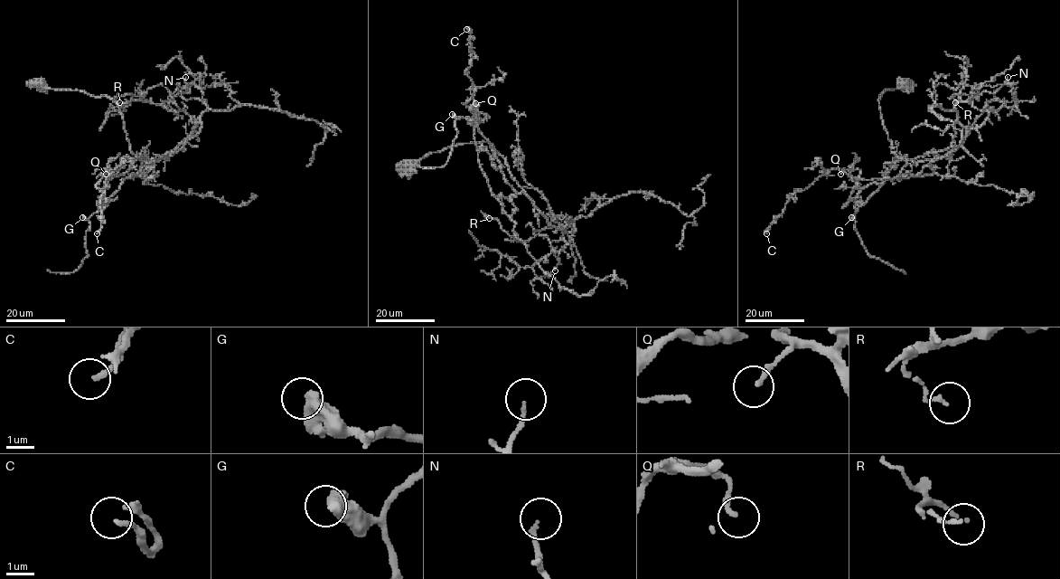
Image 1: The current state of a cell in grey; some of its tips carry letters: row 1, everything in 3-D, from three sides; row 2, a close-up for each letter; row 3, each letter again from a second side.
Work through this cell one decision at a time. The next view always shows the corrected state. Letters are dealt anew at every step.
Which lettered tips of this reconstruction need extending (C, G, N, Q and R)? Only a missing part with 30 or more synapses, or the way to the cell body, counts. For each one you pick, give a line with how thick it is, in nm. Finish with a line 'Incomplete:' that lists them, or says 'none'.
Incomplete: none

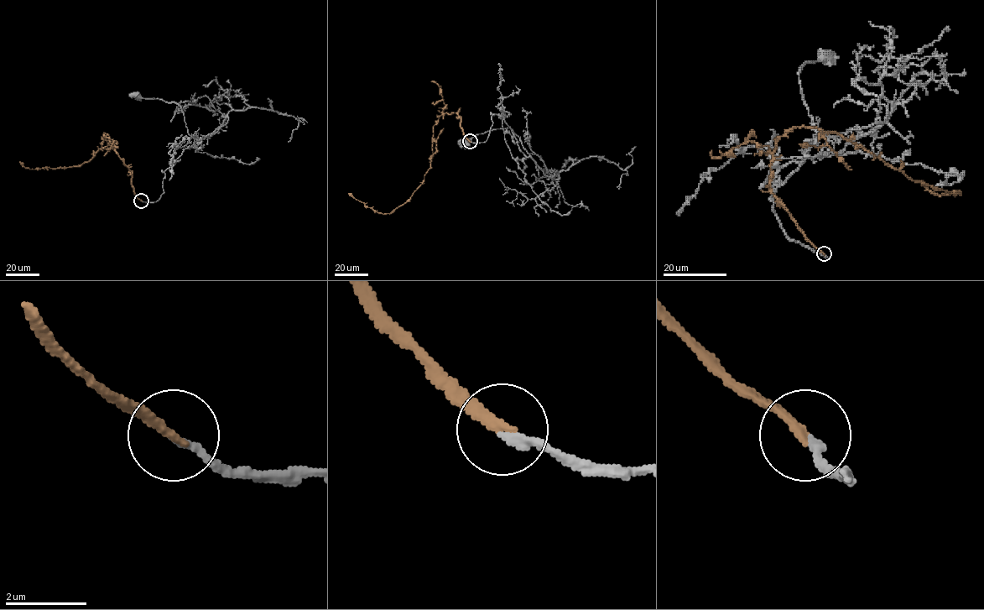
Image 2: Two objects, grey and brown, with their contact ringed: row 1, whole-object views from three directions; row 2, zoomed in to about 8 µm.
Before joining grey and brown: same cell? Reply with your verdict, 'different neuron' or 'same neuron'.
same neuron

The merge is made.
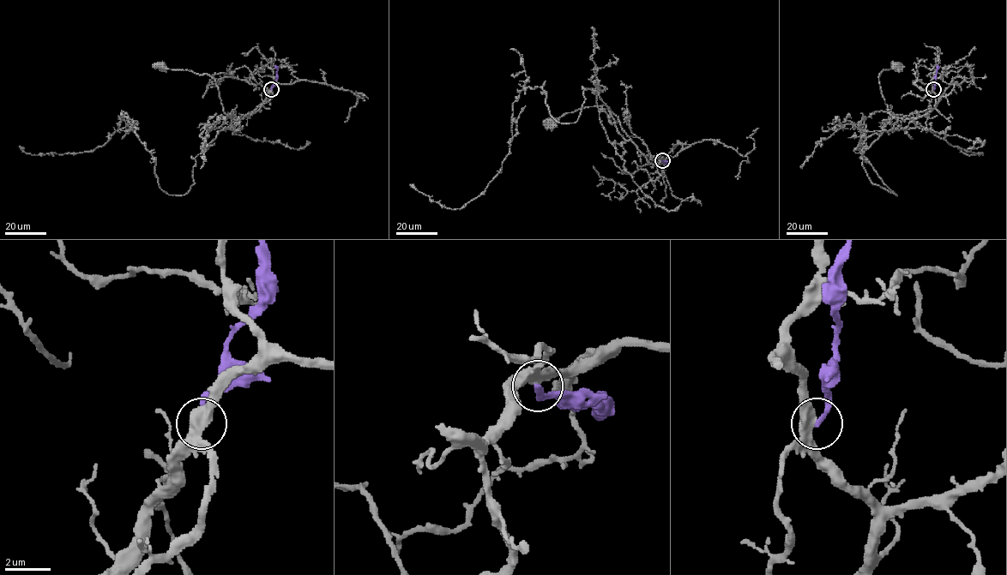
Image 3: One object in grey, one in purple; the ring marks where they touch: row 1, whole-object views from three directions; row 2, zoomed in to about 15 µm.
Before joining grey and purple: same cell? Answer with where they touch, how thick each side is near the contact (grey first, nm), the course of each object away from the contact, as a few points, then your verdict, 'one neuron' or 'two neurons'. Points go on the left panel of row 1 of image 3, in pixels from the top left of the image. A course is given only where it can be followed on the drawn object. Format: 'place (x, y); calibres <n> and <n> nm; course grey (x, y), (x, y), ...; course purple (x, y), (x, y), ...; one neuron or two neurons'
place (271, 89); calibres 500 and 240 nm; course grey (271, 89), (251, 113), (232, 119), (223, 111), (214, 79), (186, 69), (162, 68), (161, 66); course purple (271, 89), (276, 78), (276, 65); two neurons

